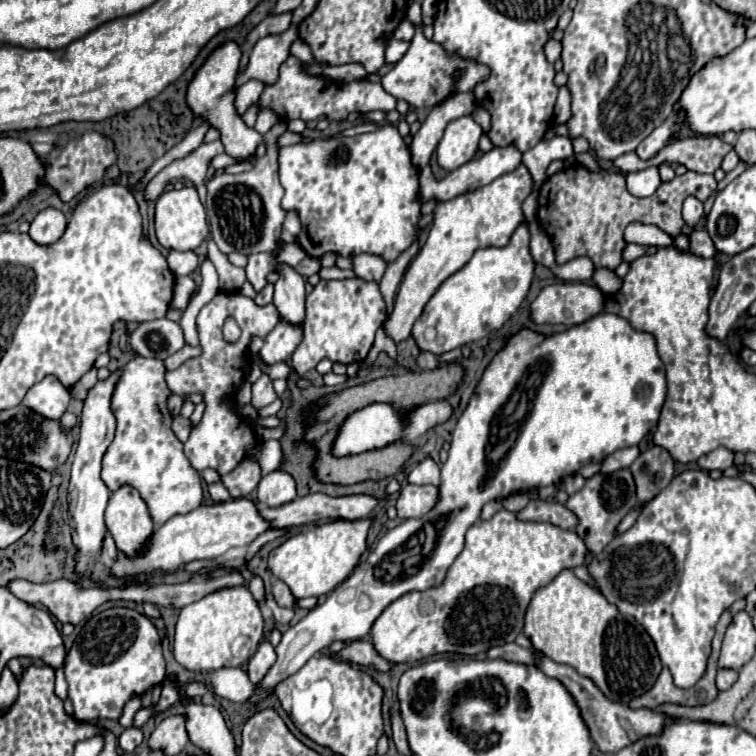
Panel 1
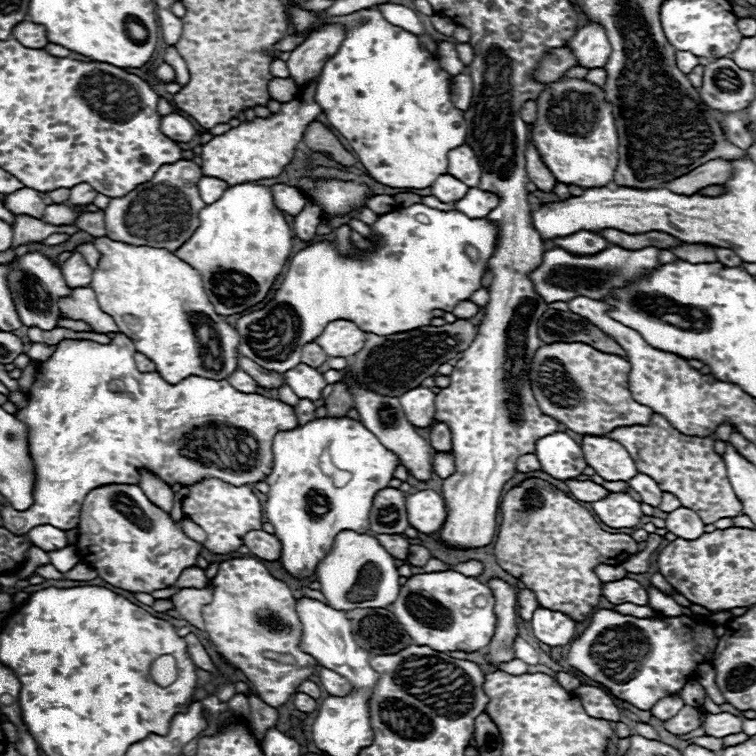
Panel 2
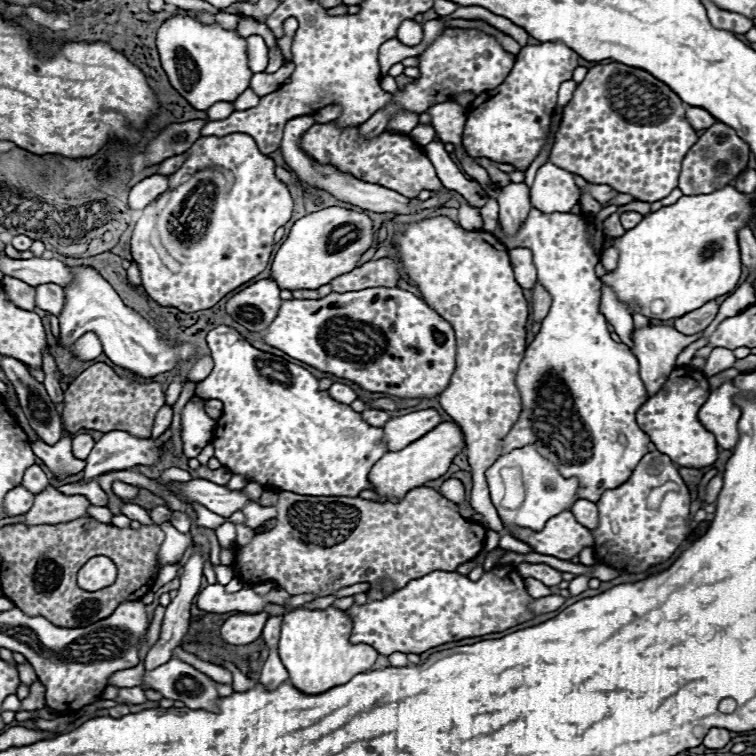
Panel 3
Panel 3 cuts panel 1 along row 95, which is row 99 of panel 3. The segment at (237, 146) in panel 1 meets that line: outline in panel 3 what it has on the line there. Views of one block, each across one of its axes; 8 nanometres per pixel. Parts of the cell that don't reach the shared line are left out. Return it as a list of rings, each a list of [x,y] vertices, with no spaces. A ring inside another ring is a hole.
[[[176,14],[158,28],[156,44],[170,84],[196,110],[208,110],[216,102],[234,102],[250,86],[252,70],[248,68],[246,38],[238,36],[236,30],[226,30],[218,22],[202,24],[194,16]]]

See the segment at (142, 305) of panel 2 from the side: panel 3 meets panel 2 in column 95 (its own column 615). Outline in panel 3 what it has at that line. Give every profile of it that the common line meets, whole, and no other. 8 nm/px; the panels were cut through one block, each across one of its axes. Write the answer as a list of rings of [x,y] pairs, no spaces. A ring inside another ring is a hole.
[[[724,186],[712,194],[682,196],[676,204],[644,216],[636,228],[626,230],[624,236],[612,240],[612,246],[620,250],[620,260],[616,270],[608,272],[600,280],[618,294],[630,312],[642,312],[646,318],[656,320],[678,318],[680,314],[696,310],[704,302],[728,294],[736,288],[740,280],[740,252],[736,232],[748,224],[752,214],[754,194],[742,194],[734,186]]]

